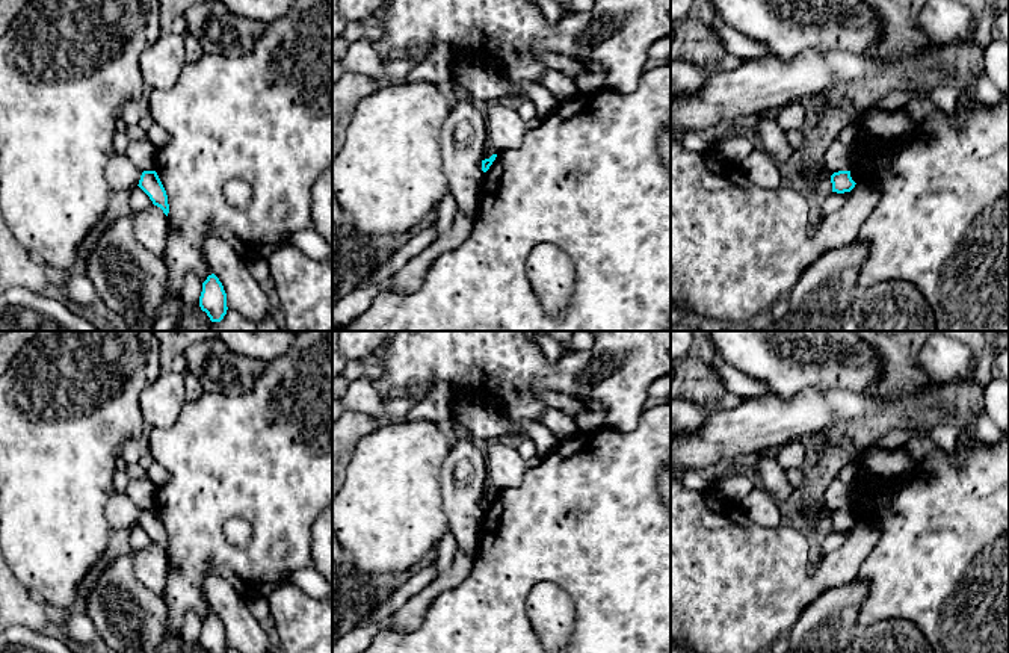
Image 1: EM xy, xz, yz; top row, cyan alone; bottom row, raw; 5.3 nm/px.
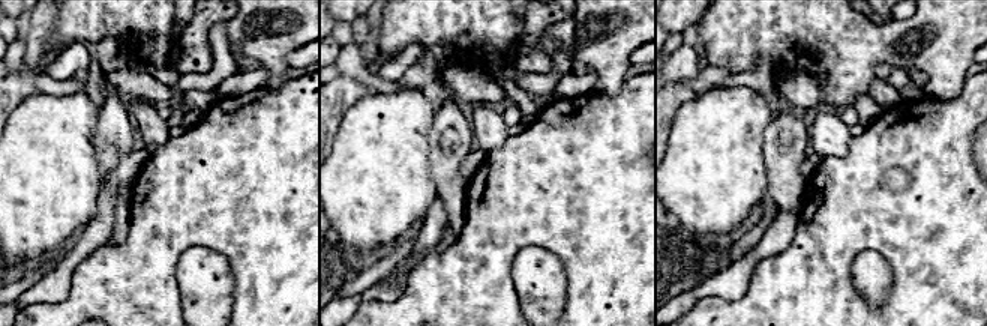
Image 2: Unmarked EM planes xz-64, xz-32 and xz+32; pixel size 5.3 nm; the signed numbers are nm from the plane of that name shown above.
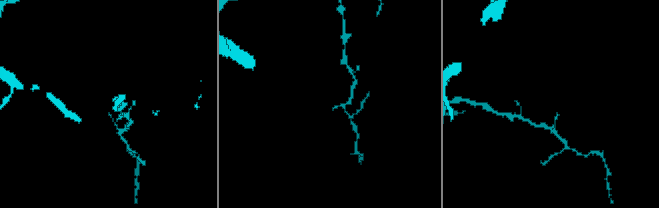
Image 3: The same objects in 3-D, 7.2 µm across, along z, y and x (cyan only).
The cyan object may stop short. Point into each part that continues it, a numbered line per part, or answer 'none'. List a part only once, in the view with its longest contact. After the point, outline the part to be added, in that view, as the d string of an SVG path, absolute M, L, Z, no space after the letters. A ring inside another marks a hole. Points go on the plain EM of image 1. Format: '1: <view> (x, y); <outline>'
none

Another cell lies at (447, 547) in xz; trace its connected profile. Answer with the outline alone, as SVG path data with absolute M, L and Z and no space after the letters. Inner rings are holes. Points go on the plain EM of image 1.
M447 532L437 547L437 576L443 574L452 565L458 550L458 541L453 534Z

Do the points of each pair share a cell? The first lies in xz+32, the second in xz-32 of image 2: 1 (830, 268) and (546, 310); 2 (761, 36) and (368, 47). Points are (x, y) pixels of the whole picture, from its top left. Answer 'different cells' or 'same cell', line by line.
1: different cells
2: different cells

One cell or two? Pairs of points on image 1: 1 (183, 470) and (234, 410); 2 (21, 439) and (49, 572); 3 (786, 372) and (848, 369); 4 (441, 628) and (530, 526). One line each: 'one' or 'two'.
1: one
2: one
3: one
4: one

